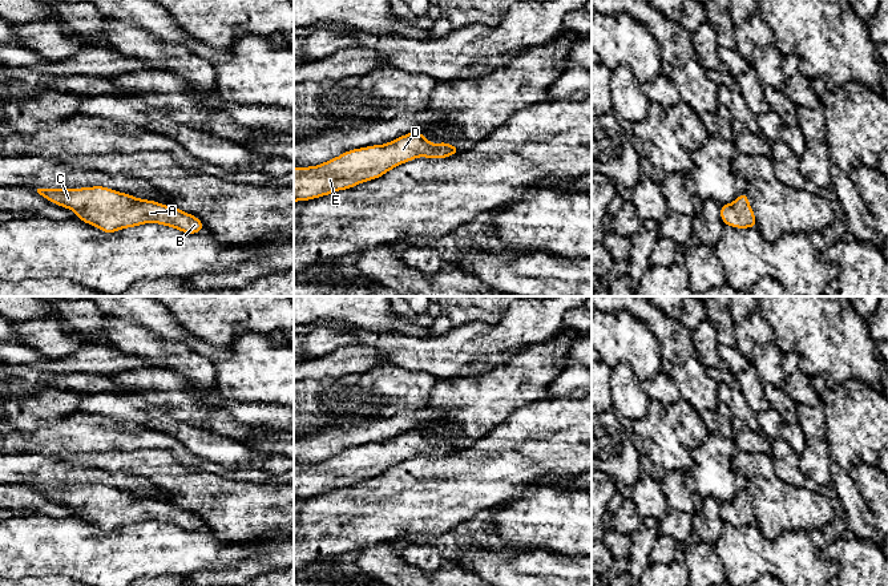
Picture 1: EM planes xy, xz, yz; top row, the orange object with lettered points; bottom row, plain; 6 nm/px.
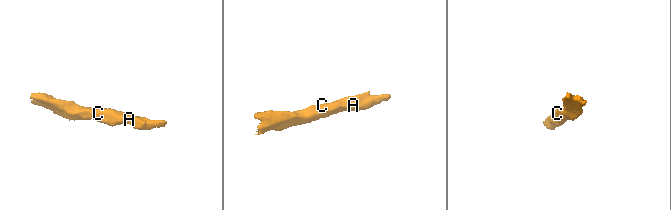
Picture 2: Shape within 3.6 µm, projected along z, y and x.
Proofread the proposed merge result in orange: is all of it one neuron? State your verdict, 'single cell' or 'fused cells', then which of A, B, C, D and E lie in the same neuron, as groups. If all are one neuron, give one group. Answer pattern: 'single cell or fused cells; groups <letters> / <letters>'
single cell; groups A B C D E

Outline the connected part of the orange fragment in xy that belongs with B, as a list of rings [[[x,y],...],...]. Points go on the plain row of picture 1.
[[[104,484],[37,486],[37,490],[49,500],[73,508],[80,518],[93,522],[106,532],[148,520],[170,524],[186,532],[205,528],[197,514],[171,502],[164,504],[156,498],[138,497]]]

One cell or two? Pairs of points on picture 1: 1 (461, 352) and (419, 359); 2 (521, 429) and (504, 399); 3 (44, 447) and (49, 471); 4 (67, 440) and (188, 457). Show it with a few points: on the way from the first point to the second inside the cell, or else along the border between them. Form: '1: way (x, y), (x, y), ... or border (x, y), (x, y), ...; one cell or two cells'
1: way (451, 352), (447, 355), (430, 355); one cell
2: border (541, 401), (524, 404), (488, 433); two cells
3: border (13, 453), (40, 452), (69, 456); two cells
4: way (97, 437), (144, 437), (157, 440); one cell

